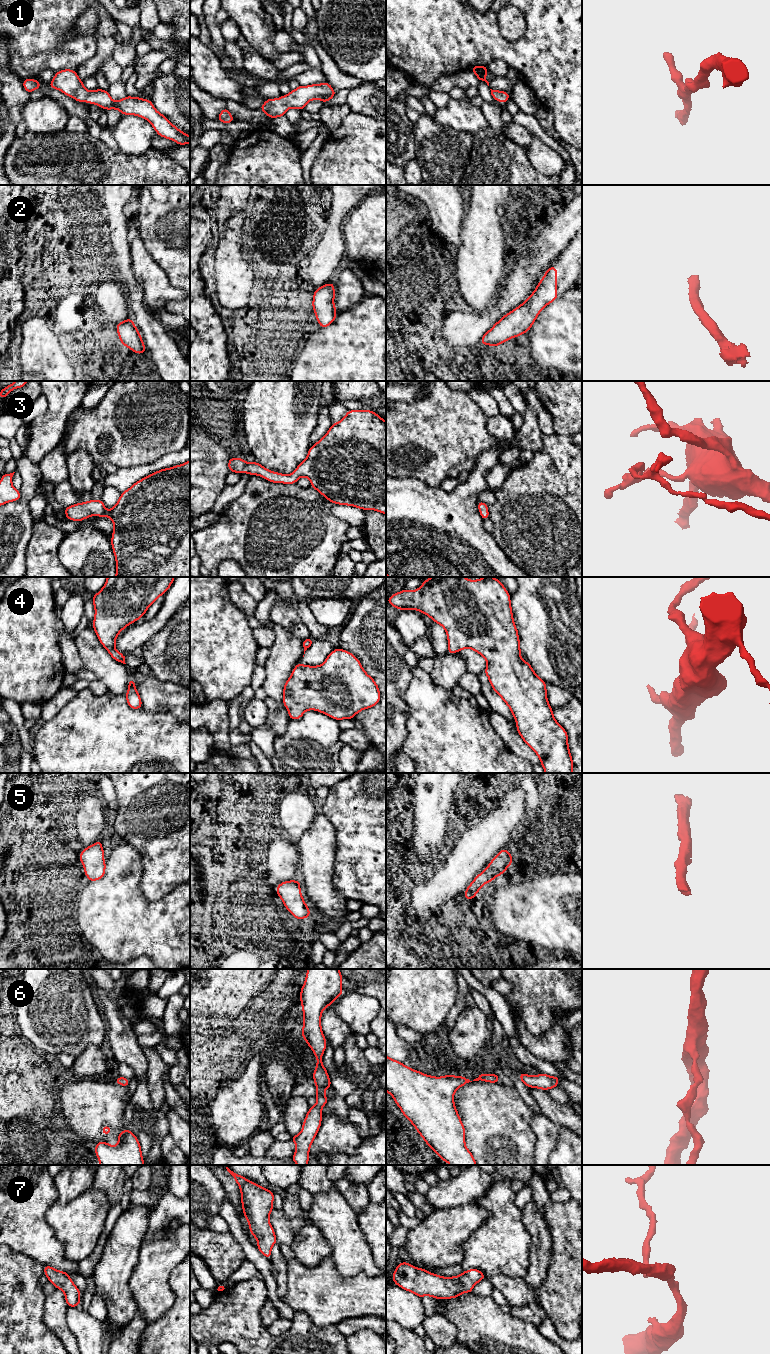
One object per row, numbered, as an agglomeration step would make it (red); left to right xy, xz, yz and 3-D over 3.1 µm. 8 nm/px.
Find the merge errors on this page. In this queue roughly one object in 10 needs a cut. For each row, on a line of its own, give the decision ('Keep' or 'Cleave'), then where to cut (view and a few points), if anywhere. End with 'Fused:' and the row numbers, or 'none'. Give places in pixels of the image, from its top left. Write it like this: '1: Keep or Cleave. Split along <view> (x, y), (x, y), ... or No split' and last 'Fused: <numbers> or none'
1: Keep. No split
2: Keep. No split
3: Keep. No split
4: Keep. No split
5: Keep. No split
6: Keep. No split
7: Keep. No split
Fused: none

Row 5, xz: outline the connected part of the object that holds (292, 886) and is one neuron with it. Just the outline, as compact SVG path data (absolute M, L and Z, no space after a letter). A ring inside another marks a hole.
M285 881L276 887L276 892L283 901L285 908L297 919L310 917L310 909L300 893L301 882Z

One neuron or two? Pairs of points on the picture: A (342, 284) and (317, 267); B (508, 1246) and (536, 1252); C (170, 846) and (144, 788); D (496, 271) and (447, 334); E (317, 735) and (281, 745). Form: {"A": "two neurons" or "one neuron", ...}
{"A": "two neurons", "B": "two neurons", "C": "one neuron", "D": "two neurons", "E": "one neuron"}

